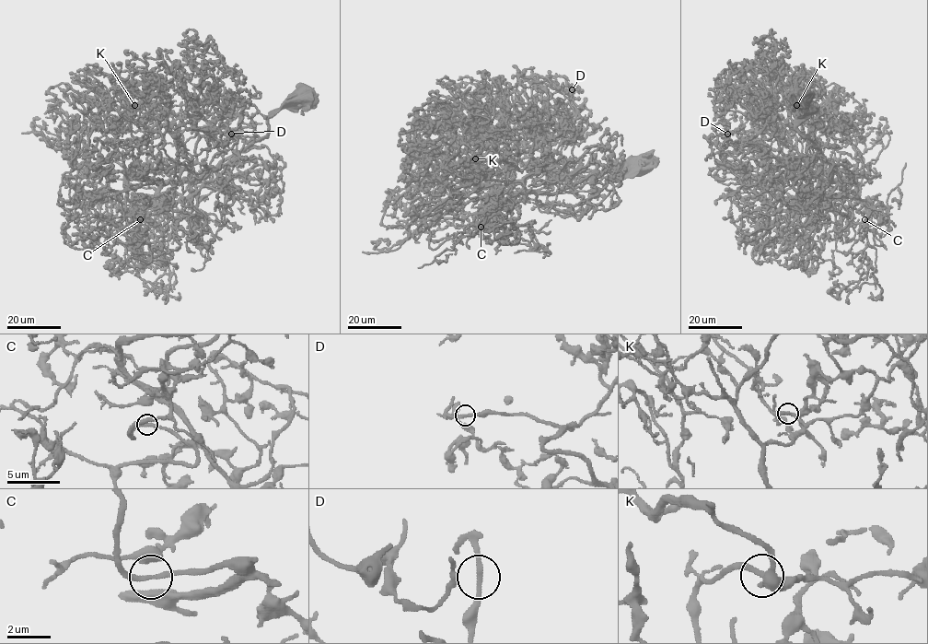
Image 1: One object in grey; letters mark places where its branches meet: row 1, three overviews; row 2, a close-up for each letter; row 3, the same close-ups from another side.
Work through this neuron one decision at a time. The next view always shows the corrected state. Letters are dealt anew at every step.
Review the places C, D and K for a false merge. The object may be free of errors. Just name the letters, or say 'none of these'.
none of these

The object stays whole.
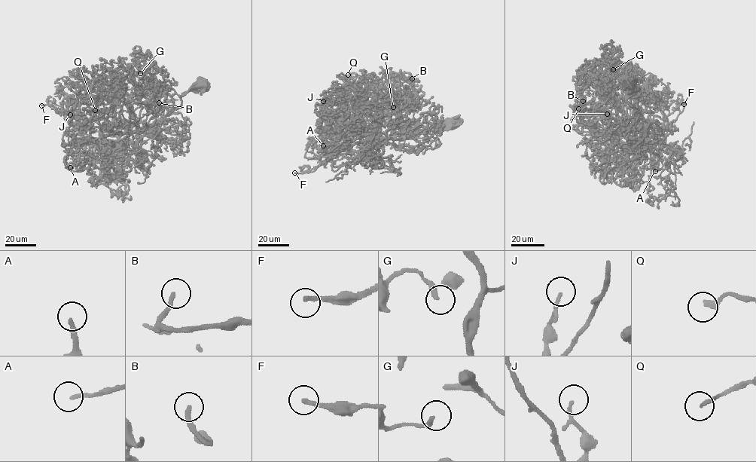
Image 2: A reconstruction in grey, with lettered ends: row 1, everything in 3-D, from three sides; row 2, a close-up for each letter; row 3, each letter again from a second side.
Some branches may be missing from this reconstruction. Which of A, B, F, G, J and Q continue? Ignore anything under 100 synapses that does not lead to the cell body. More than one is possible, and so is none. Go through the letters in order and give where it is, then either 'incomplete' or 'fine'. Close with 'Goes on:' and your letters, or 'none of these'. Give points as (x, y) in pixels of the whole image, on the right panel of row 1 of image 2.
A: (655, 171) | incomplete
B: (583, 101) | incomplete
F: (684, 104) | incomplete
G: (613, 69) | fine
J: (607, 114) | fine
Q: (578, 108) | fine
Goes on: A, B, F

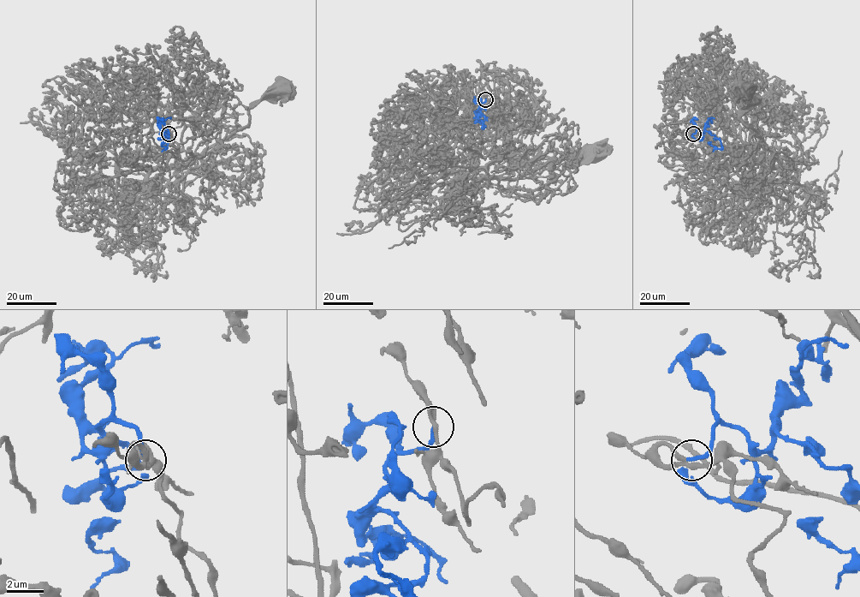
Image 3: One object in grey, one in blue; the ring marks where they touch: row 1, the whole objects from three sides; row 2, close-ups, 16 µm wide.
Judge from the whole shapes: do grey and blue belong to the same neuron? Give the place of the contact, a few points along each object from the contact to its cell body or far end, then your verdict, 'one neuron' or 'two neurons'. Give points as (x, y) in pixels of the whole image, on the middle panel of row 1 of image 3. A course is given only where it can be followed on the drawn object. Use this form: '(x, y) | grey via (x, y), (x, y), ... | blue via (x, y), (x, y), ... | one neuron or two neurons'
(485, 99) | grey via (485, 99), (512, 122), (512, 144), (495, 148), (524, 170), (548, 165), (566, 146), (596, 151) | blue via (485, 99), (477, 110), (484, 117), (480, 121), (484, 125), (483, 128), (477, 117), (482, 116) | one neuron

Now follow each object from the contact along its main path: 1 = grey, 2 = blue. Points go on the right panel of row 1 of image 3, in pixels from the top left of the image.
1: (693, 134), (705, 142), (705, 160), (735, 155), (744, 179), (756, 168), (764, 146), (740, 117), (744, 89)
2: (693, 134), (696, 128), (702, 133), (705, 130), (719, 140), (721, 146), (716, 149), (709, 142)

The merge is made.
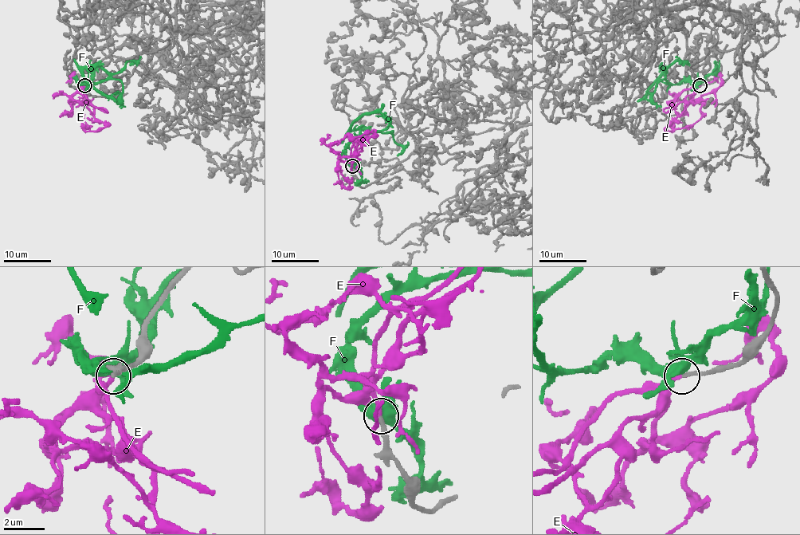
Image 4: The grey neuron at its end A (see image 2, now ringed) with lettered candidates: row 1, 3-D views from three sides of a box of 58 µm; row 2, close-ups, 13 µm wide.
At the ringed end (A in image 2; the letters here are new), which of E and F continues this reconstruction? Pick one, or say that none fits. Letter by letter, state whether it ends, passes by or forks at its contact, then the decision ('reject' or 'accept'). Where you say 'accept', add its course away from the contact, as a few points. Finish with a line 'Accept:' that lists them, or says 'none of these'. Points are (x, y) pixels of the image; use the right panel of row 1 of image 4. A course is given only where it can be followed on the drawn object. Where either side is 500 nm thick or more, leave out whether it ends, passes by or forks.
E: it ends; accept; course (700, 85), (688, 94), (684, 111), (666, 127), (668, 131), (691, 127), (706, 113)
F: it forks; reject
Accept: E

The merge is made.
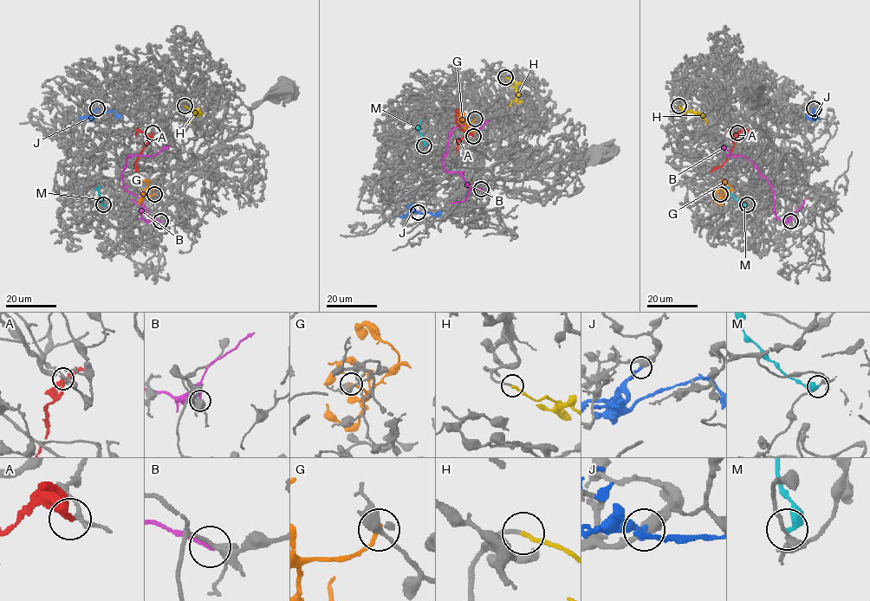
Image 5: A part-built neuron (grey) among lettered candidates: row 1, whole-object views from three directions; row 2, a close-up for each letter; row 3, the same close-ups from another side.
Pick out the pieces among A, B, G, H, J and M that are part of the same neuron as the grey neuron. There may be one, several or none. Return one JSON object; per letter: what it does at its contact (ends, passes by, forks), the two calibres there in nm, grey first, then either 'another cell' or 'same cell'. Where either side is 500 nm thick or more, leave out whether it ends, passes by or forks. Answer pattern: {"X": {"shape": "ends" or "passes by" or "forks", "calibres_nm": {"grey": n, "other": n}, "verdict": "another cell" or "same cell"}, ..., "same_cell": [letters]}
{"A": {"shape": "ends", "calibres_nm": {"grey": 180, "other": 200}, "verdict": "another cell"}, "B": {"shape": "ends", "calibres_nm": {"grey": 280, "other": 190}, "verdict": "another cell"}, "G": {"shape": "ends", "calibres_nm": {"grey": 460, "other": 190}, "verdict": "same cell"}, "H": {"shape": "ends", "calibres_nm": {"grey": 180, "other": 200}, "verdict": "same cell"}, "J": {"shape": "ends", "calibres_nm": {"grey": 440, "other": 320}, "verdict": "another cell"}, "M": {"shape": "ends", "calibres_nm": {"grey": 240, "other": 440}, "verdict": "another cell"}, "same_cell": ["G", "H"]}

